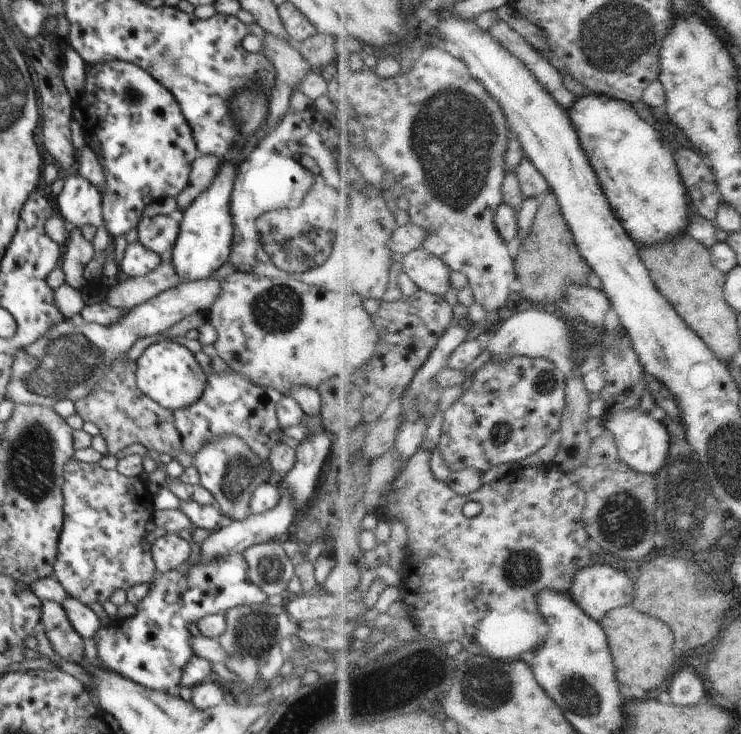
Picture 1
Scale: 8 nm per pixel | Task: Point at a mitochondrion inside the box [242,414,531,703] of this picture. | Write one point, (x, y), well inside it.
(268, 568)

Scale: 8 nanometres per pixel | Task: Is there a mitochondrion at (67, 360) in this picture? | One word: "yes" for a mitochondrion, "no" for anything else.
yes

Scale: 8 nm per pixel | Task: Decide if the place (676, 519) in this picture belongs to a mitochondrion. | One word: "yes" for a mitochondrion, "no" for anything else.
yes

